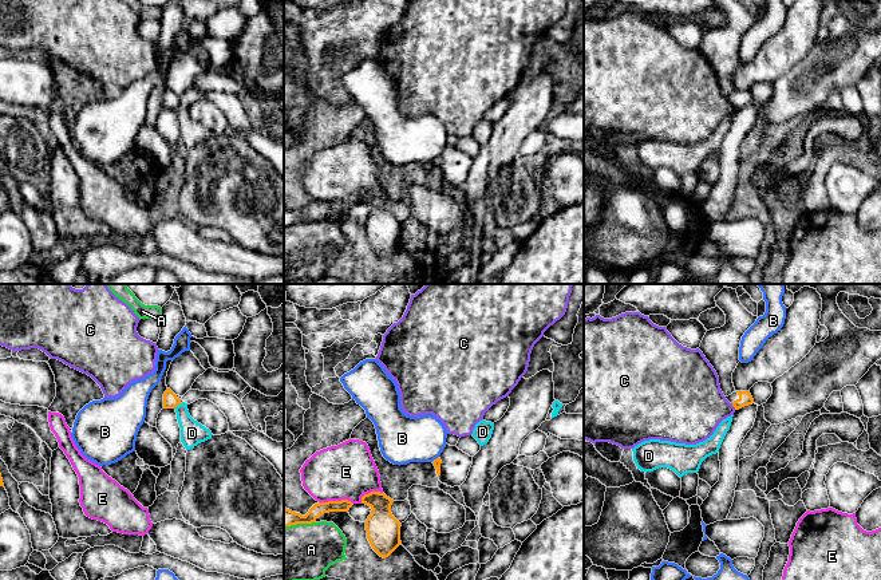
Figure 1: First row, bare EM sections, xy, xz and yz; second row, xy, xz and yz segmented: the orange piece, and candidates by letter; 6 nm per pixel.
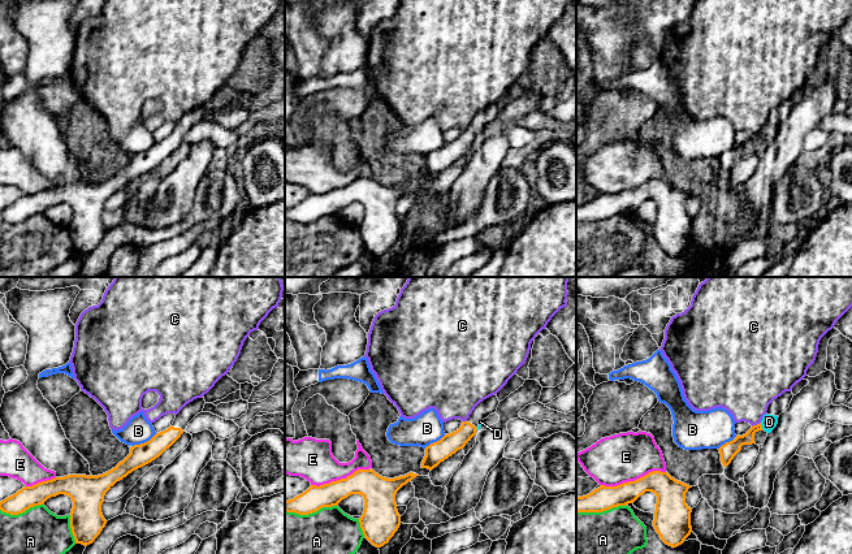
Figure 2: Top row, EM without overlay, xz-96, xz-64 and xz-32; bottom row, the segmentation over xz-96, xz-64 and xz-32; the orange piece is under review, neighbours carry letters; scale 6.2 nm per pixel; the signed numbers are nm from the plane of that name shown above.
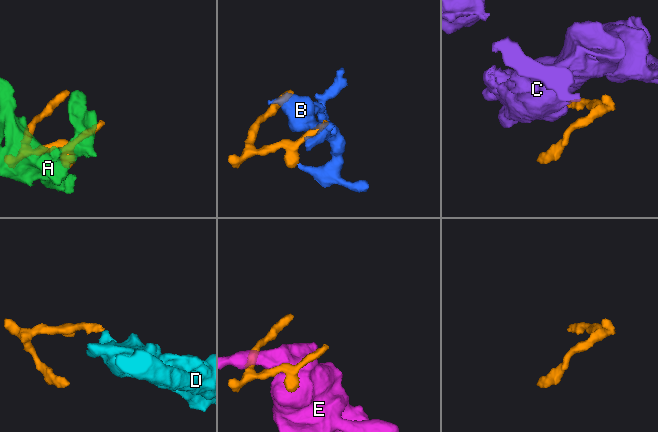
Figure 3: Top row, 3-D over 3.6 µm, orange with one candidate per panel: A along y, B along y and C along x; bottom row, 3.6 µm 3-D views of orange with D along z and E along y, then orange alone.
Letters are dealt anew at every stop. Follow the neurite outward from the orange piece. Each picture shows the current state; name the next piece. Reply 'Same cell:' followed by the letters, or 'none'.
Same cell: none

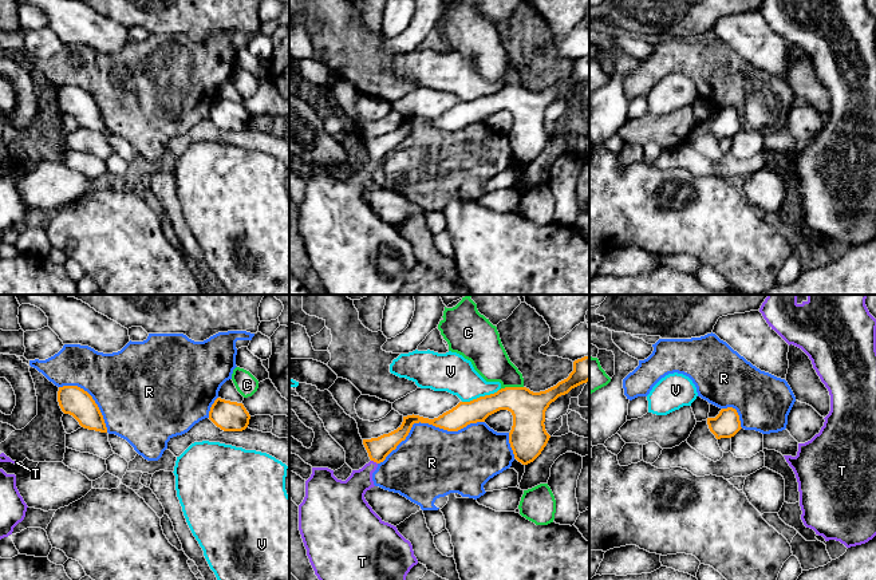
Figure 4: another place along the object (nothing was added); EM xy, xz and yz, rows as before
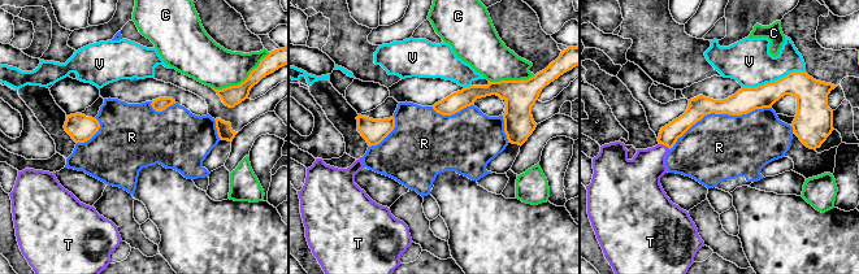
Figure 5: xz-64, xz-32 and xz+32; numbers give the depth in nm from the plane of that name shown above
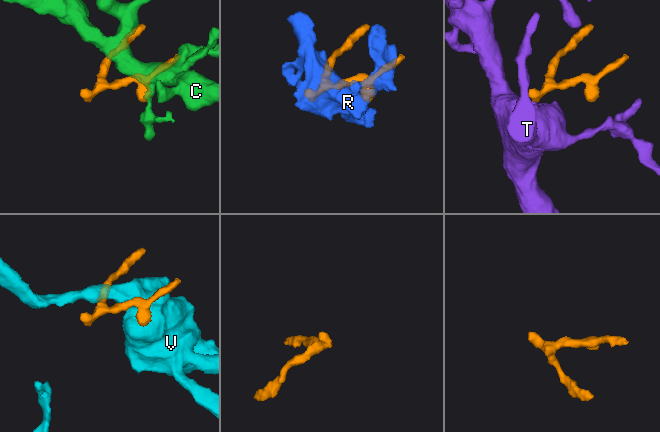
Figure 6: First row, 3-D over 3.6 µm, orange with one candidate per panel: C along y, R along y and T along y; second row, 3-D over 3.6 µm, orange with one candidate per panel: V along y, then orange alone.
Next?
Same cell: T

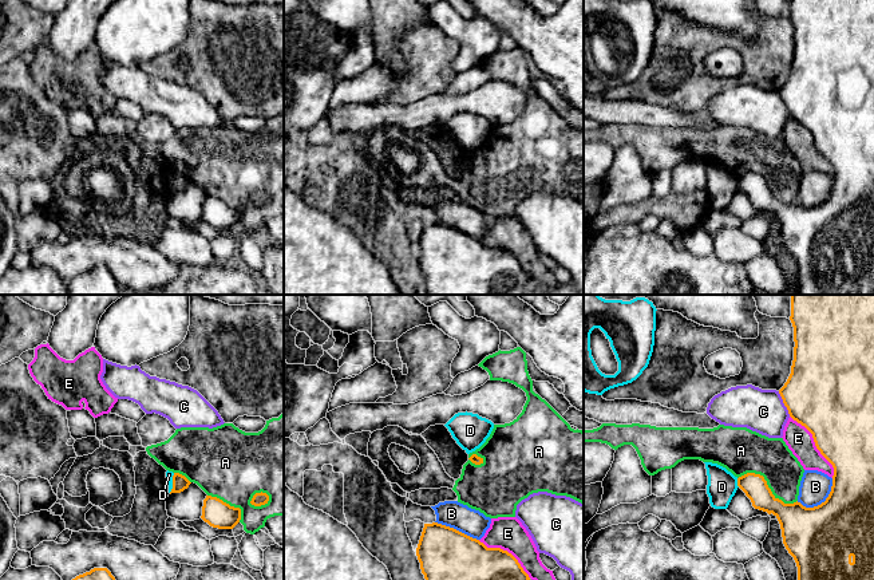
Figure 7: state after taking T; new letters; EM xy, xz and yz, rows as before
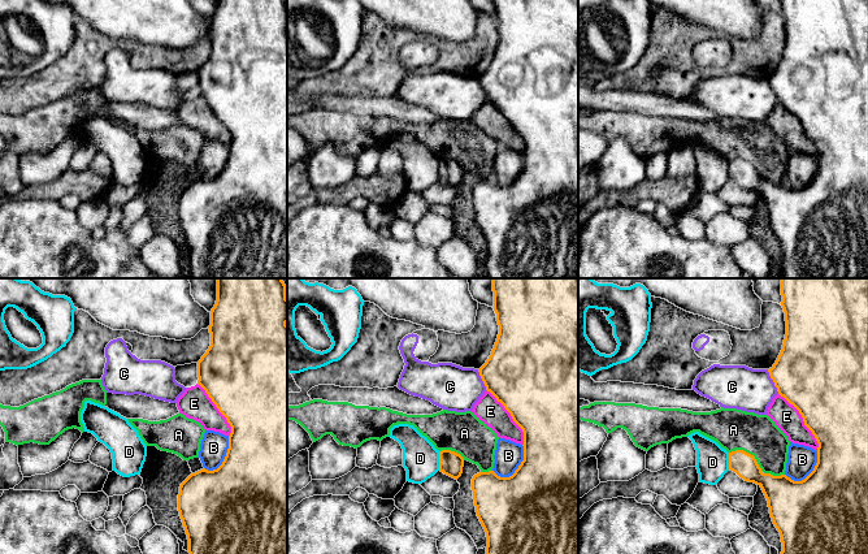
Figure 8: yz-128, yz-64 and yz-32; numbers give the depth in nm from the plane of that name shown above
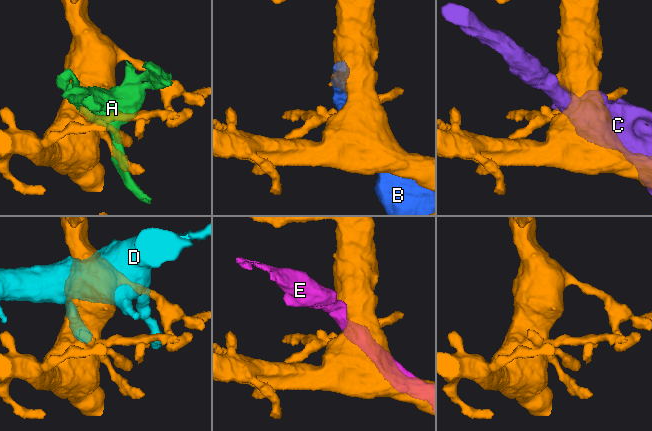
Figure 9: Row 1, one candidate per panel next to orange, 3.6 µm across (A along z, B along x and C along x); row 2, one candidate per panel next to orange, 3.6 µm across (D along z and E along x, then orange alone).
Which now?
Same cell: none

